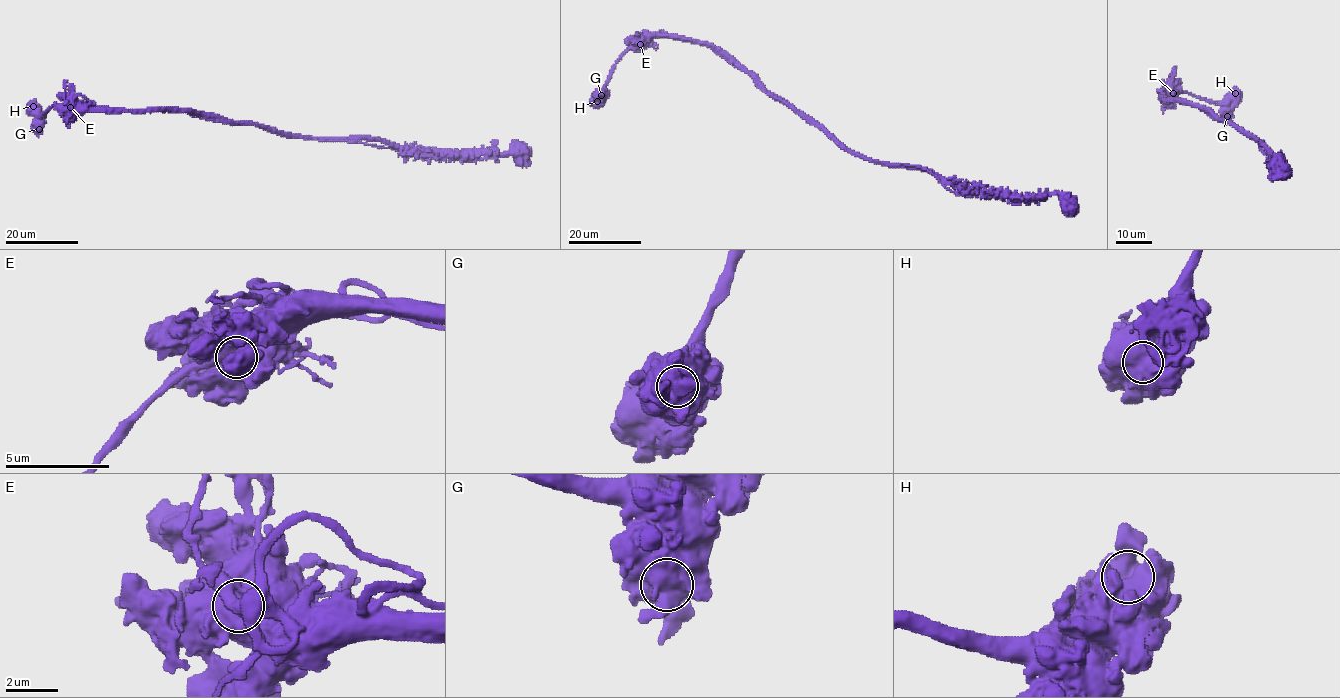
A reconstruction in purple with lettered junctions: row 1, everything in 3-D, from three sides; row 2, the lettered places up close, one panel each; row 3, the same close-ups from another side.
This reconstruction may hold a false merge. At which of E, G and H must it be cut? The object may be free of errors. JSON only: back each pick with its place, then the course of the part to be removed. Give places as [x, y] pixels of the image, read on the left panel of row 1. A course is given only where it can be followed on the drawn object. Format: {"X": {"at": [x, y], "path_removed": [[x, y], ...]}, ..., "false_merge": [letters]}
{"E": {"at": [70, 107], "path_removed": [[70, 107], [82, 95], [97, 106], [177, 109], [290, 136], [496, 158], [498, 150]]}, "false_merge": ["E"]}

